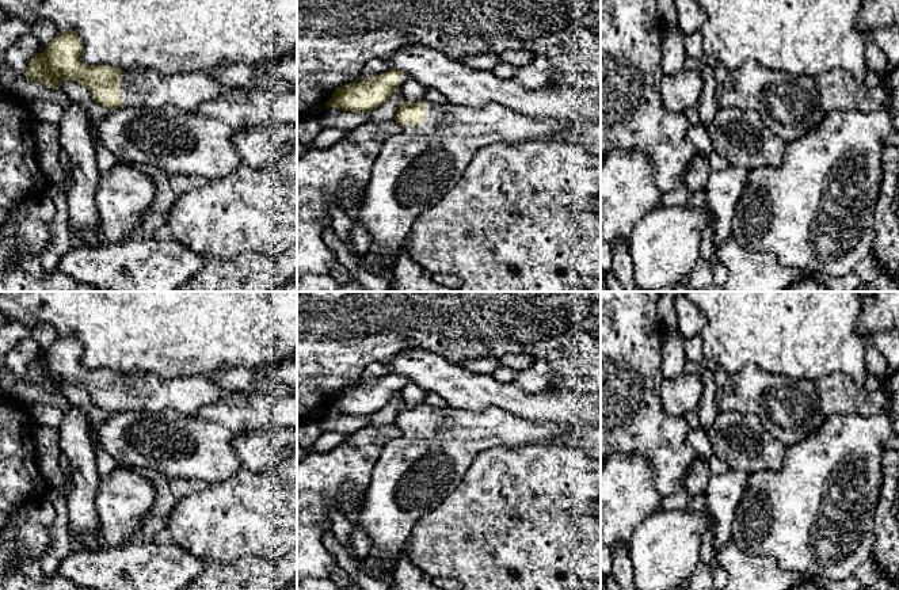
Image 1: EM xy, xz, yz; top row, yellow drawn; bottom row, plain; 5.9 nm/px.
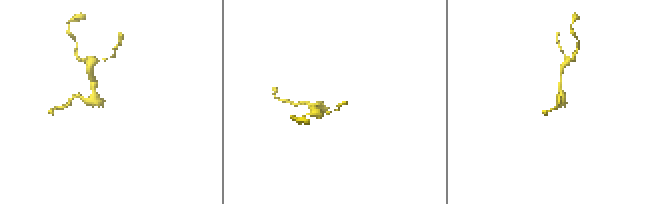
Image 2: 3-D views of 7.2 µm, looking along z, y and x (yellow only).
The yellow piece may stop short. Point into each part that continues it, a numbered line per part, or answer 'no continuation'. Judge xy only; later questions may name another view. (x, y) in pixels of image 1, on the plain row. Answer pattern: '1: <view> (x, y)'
1: xy (141, 391)

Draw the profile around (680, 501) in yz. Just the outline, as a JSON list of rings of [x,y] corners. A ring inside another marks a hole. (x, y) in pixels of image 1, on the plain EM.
[[[685,490],[674,494],[673,496],[663,496],[659,510],[686,510],[690,499]]]

